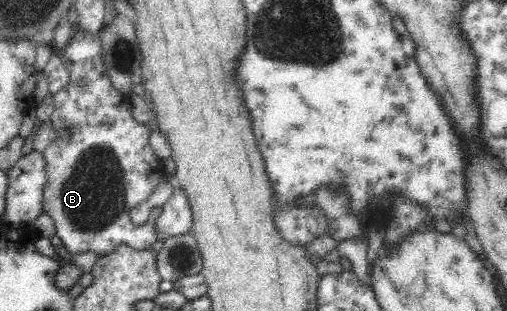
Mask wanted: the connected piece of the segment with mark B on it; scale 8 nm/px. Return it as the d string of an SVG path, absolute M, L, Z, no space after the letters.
M77 30L72 39L68 42L67 47L64 49L63 60L64 65L67 67L67 72L69 73L69 82L66 86L63 86L59 92L53 95L53 112L50 116L49 123L51 127L55 129L55 140L47 146L47 148L42 152L43 159L45 159L45 171L46 171L46 184L43 186L43 194L41 196L41 212L49 214L53 219L56 233L61 239L61 244L71 254L81 254L84 252L93 252L99 257L104 257L105 255L111 254L121 243L126 244L128 247L134 248L135 250L149 250L153 243L155 242L155 220L157 220L162 207L155 207L150 211L148 219L142 224L136 226L131 221L129 217L129 212L131 208L146 202L149 196L153 194L156 186L160 185L162 182L162 177L164 176L164 167L162 166L162 160L155 156L154 150L150 145L150 133L146 125L139 124L129 108L128 97L119 93L115 88L111 87L111 81L109 81L109 75L105 73L105 67L103 67L103 61L101 61L101 55L99 55L100 49L100 39L97 35L92 33L81 32Z

